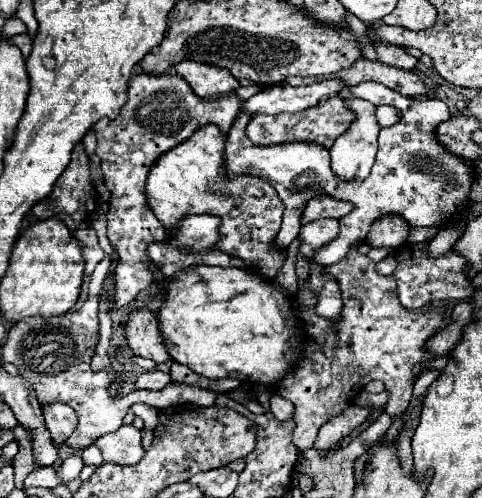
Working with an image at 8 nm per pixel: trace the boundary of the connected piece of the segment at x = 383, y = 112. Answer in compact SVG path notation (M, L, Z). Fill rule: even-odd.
M378 106L376 108L376 118L378 118L378 124L382 128L386 128L386 126L392 126L400 120L400 112L392 106Z

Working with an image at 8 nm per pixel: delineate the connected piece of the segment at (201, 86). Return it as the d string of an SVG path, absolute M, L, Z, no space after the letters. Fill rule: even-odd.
M182 60L176 66L176 72L188 80L192 90L200 98L216 98L216 96L226 96L232 94L240 84L232 74L224 68L194 62L194 60Z

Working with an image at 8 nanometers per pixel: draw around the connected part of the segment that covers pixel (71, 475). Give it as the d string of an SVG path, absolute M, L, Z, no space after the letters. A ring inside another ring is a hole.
M74 454L74 456L70 456L70 458L64 460L62 468L58 470L58 476L60 476L64 482L68 482L68 480L78 478L82 468L84 468L84 460L82 460L82 456L80 456L80 454Z

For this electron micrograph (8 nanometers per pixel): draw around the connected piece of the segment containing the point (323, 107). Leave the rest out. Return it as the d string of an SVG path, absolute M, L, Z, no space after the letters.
M340 96L328 98L322 104L316 104L312 108L294 112L294 114L256 114L248 124L248 138L258 146L270 146L270 144L282 144L282 142L316 142L324 148L330 148L332 142L348 130L352 122L352 112L344 106L344 100Z

